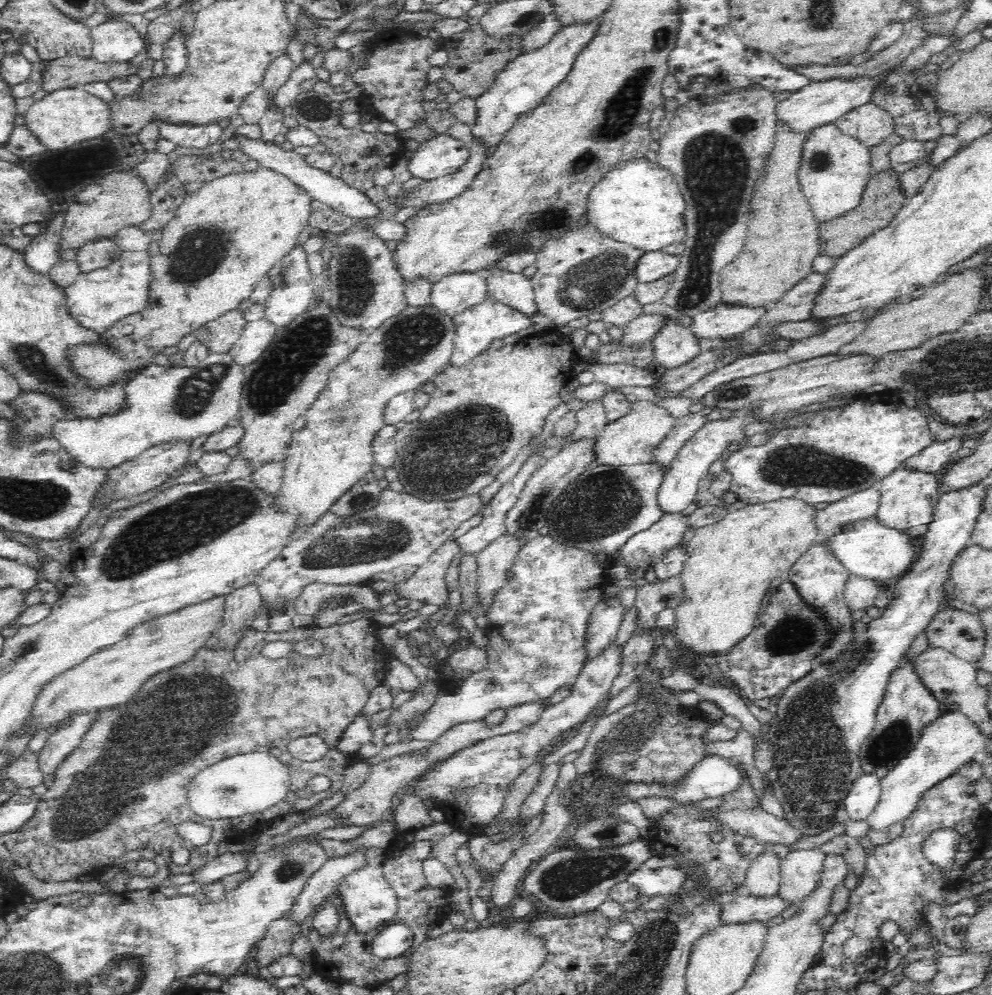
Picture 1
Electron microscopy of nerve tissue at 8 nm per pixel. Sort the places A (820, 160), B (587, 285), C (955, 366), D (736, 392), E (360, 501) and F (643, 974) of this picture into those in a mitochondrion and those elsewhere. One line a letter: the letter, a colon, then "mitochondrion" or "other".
A: mitochondrion
B: mitochondrion
C: mitochondrion
D: mitochondrion
E: mitochondrion
F: mitochondrion

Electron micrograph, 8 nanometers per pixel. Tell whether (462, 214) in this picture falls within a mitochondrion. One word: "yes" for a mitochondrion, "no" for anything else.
no

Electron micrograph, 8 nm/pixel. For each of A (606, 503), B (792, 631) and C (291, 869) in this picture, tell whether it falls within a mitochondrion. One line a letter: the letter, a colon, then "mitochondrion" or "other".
A: mitochondrion
B: mitochondrion
C: mitochondrion

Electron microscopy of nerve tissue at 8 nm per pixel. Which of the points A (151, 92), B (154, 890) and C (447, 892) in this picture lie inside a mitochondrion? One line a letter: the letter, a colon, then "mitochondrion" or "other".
A: mitochondrion
B: other
C: other

